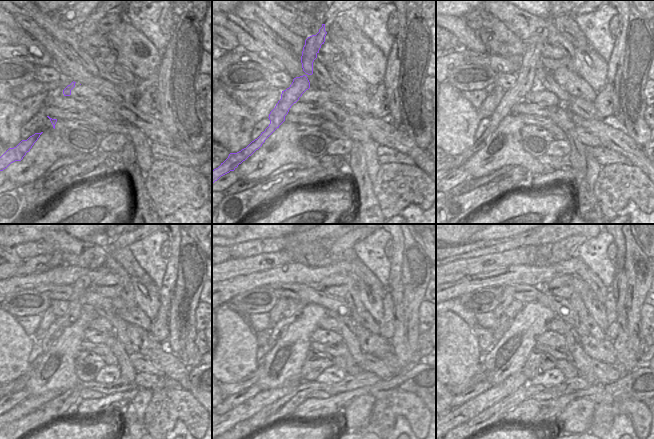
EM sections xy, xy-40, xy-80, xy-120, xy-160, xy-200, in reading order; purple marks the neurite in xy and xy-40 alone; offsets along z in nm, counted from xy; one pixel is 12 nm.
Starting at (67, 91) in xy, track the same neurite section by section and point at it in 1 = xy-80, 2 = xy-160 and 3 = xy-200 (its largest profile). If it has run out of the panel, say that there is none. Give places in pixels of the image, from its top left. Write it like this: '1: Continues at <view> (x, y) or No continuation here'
1: Continues at xy-80 (531, 57)
2: Continues at xy-160 (279, 329)
3: Continues at xy-200 (502, 327).

